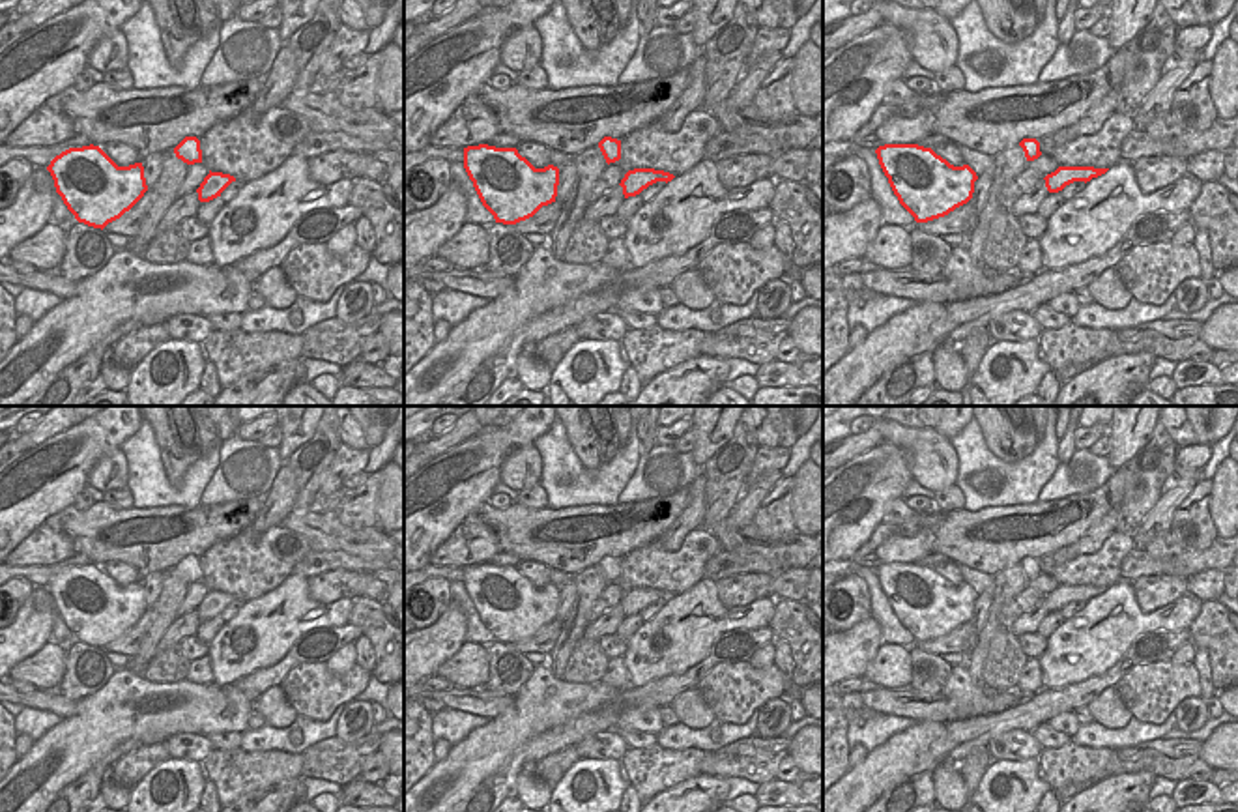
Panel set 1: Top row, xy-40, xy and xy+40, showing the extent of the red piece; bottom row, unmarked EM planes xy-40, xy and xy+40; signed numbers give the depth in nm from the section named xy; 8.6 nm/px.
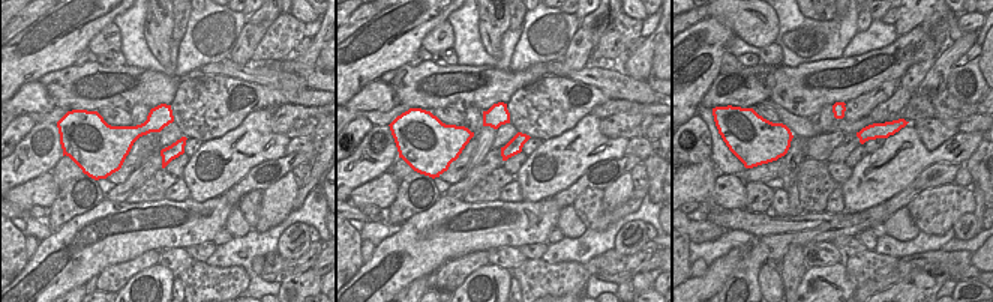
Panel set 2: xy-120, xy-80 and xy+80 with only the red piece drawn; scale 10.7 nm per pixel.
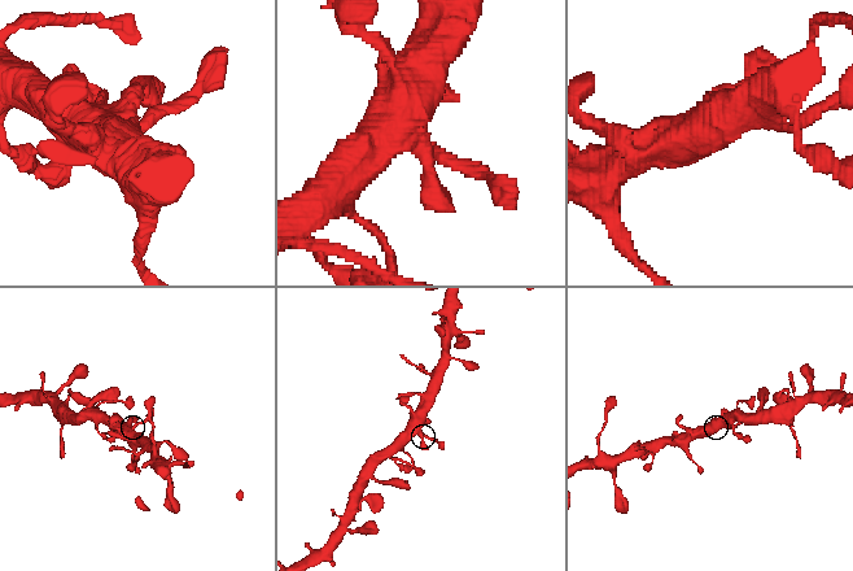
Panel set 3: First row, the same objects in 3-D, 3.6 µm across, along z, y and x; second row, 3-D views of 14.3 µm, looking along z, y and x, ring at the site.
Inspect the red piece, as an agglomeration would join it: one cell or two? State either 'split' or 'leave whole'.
leave whole

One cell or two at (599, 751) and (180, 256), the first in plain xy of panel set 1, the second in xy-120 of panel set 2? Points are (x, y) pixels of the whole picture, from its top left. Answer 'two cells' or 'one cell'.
one cell

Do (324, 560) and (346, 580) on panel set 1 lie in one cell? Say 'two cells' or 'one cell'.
two cells

